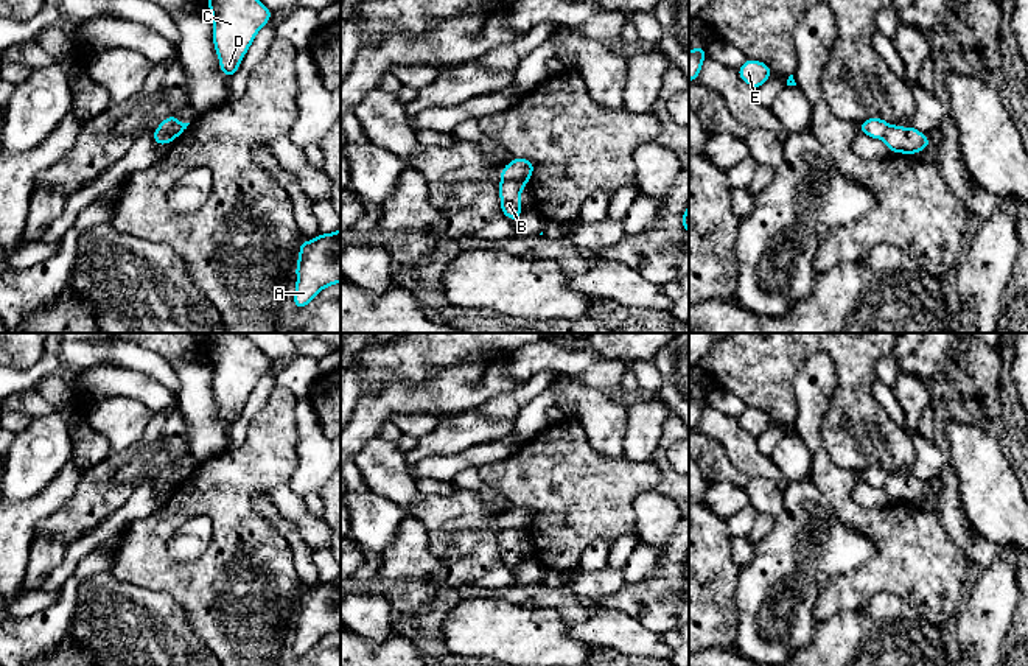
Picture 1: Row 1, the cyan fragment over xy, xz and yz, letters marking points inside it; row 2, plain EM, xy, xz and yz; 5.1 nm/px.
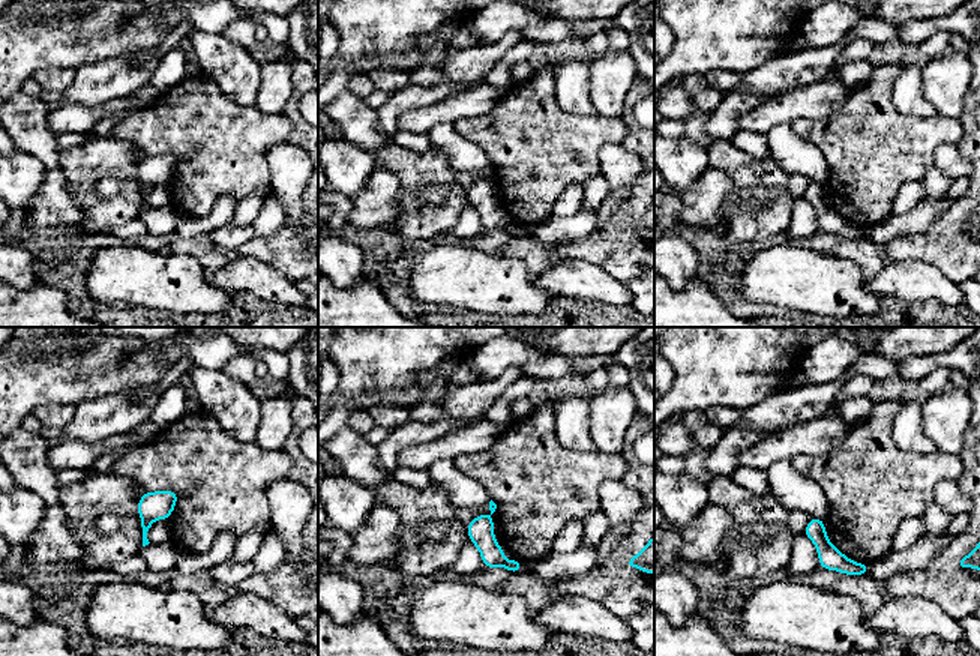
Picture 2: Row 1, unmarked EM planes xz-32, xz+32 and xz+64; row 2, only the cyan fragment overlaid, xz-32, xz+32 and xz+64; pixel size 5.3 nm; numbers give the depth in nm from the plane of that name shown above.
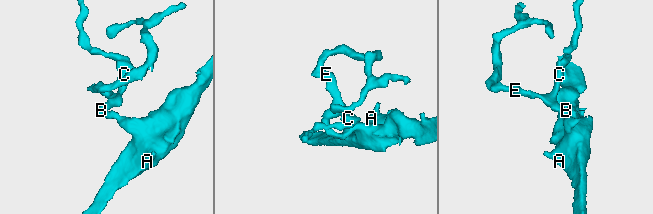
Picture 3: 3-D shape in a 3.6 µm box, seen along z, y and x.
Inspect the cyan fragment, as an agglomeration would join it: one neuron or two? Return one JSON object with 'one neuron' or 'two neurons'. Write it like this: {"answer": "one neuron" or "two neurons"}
{"answer": "two neurons"}

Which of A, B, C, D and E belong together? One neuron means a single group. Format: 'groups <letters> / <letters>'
groups A B / C D E

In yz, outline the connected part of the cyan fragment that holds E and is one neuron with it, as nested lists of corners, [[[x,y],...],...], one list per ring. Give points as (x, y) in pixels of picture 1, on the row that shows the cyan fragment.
[[[747,59],[745,64],[737,70],[737,75],[748,86],[759,89],[771,76],[771,68],[761,61]]]

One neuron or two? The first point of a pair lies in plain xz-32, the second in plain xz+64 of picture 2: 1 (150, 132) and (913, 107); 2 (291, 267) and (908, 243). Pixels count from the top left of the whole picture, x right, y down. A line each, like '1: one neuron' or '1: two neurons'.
1: two neurons
2: one neuron

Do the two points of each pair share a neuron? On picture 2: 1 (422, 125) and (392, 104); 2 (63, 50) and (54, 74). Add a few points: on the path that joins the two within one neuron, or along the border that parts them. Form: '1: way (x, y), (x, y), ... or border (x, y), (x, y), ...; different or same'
1: border (437, 102), (404, 110), (398, 116), (398, 129); different
2: border (75, 68), (39, 68), (32, 75); different

